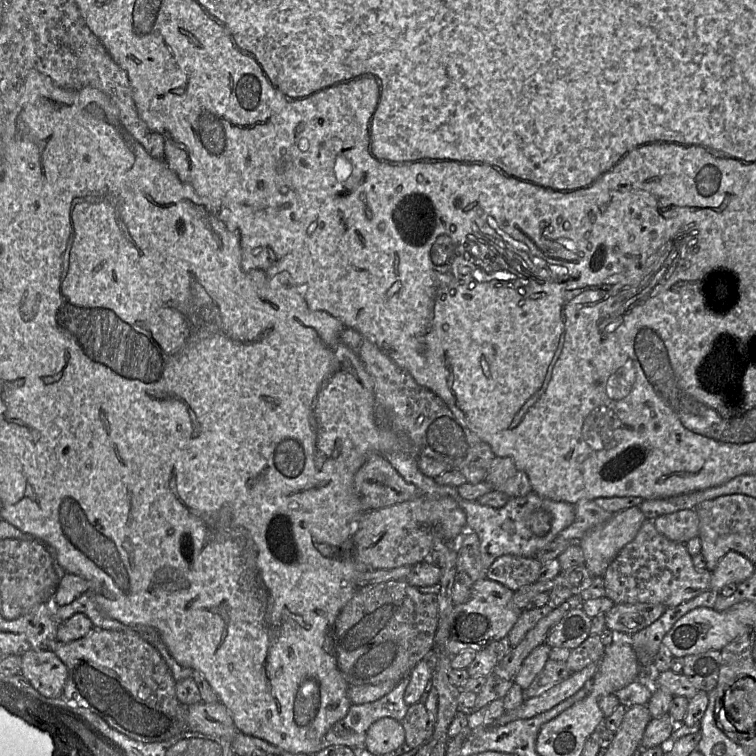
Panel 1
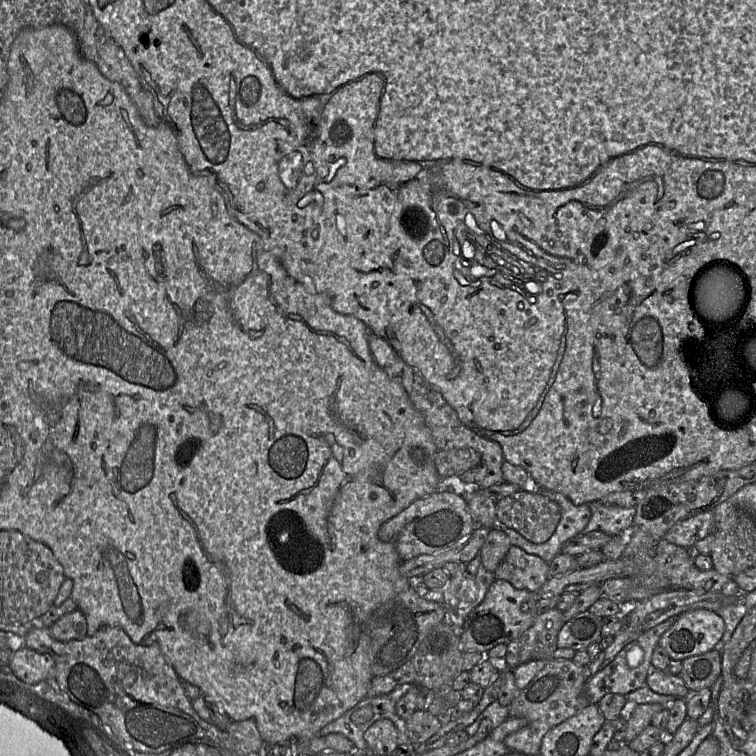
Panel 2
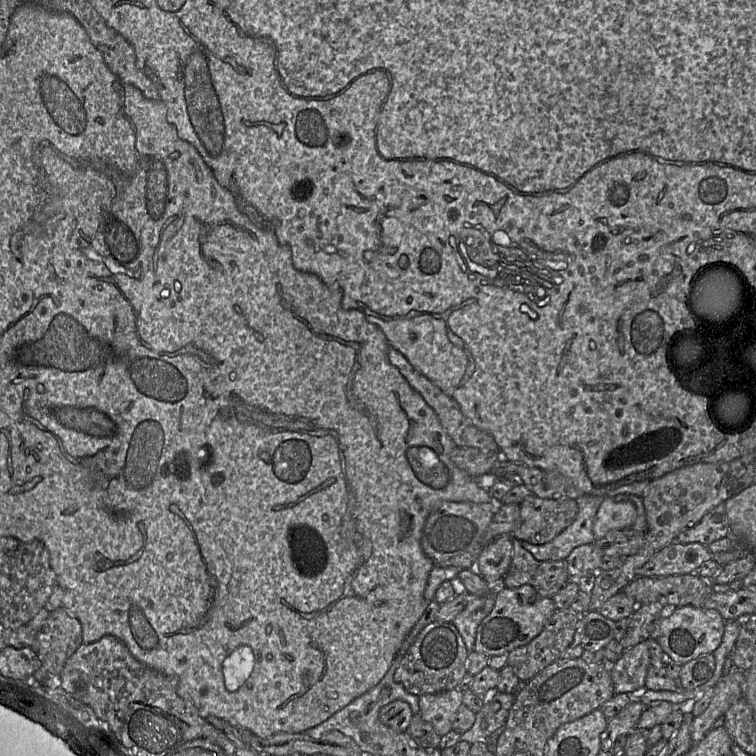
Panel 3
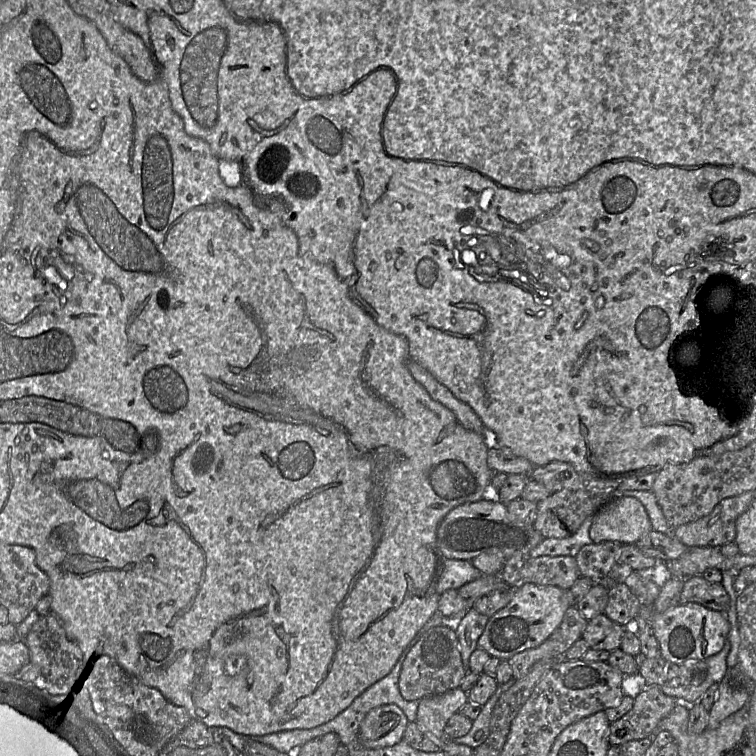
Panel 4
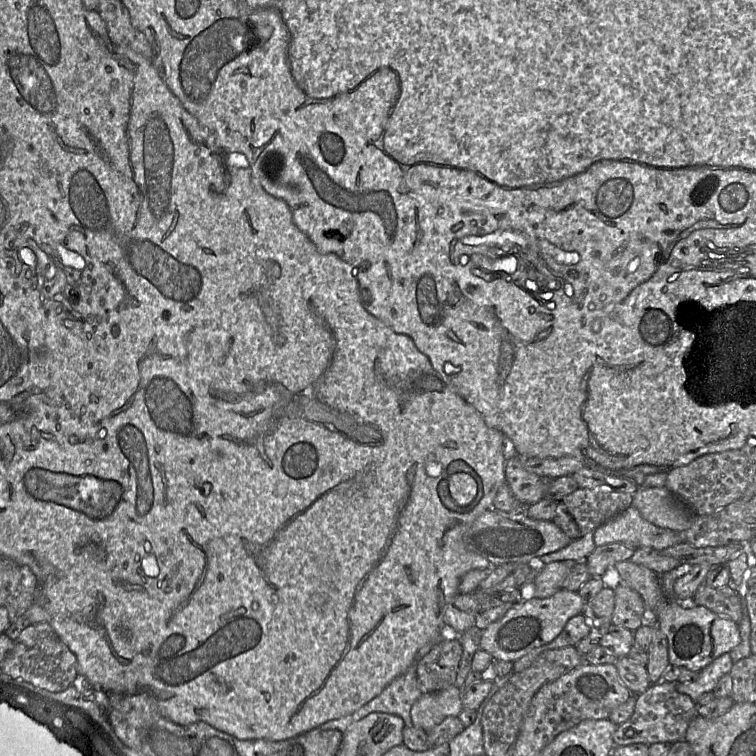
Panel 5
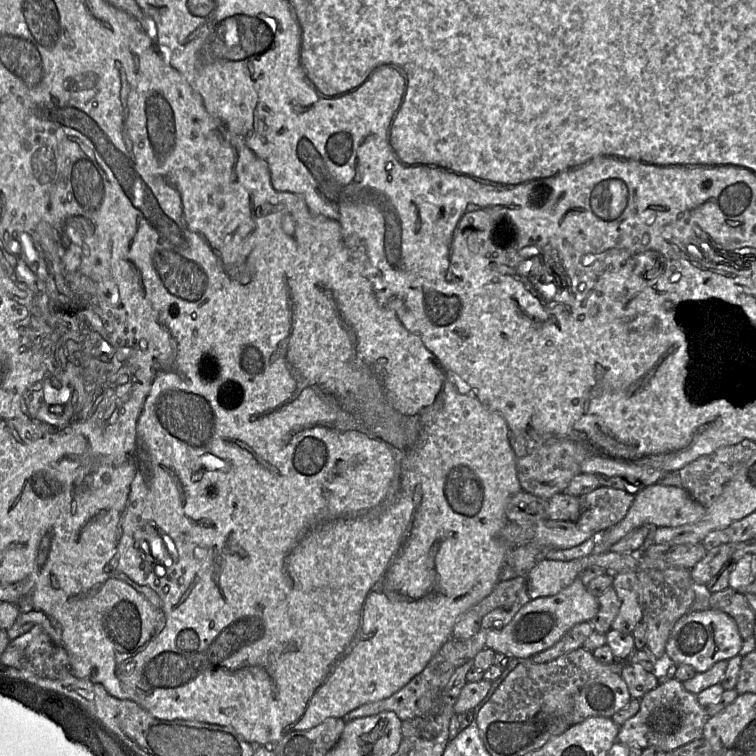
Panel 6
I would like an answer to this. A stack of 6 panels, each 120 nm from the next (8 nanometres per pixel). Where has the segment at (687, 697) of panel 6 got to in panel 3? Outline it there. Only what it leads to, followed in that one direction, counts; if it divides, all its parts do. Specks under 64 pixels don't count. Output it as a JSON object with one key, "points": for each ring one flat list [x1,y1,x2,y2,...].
{"points":[[640,700,632,701,623,708,616,716,607,721,606,729,601,733,601,750,608,752,616,739,621,735,629,735,637,728,638,721,647,708]]}

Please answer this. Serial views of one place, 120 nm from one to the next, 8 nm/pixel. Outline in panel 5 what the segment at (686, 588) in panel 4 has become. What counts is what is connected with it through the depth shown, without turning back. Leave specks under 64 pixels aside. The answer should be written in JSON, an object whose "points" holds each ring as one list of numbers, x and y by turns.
{"points":[[703,583,692,597,694,604,731,618,735,623,742,619,742,602,738,592,728,585,714,588]]}

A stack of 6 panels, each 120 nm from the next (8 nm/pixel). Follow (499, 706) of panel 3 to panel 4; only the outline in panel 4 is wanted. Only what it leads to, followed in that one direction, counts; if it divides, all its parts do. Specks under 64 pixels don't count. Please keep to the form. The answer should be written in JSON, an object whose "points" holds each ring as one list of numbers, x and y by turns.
{"points":[[511,678,504,684,498,684,495,693,488,699,488,701,482,706,478,717,473,721,472,728,465,736,452,739,456,744,464,744,471,748,477,748,480,746,490,734,490,721,492,711,495,707,499,697,506,692,514,683,516,679]]}

